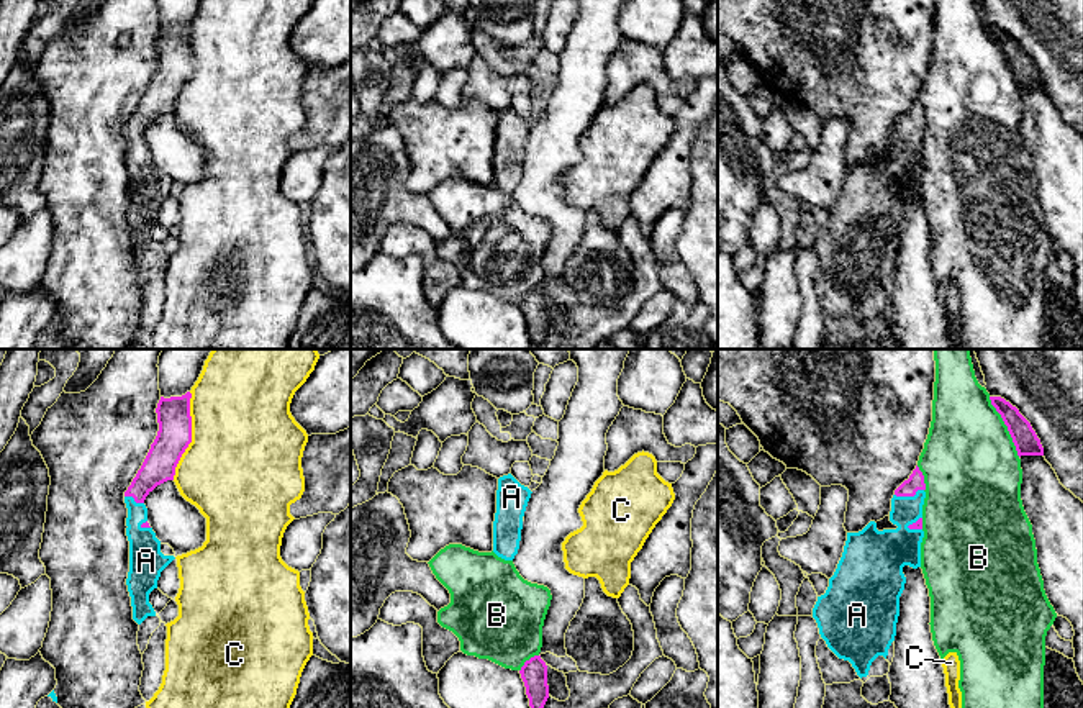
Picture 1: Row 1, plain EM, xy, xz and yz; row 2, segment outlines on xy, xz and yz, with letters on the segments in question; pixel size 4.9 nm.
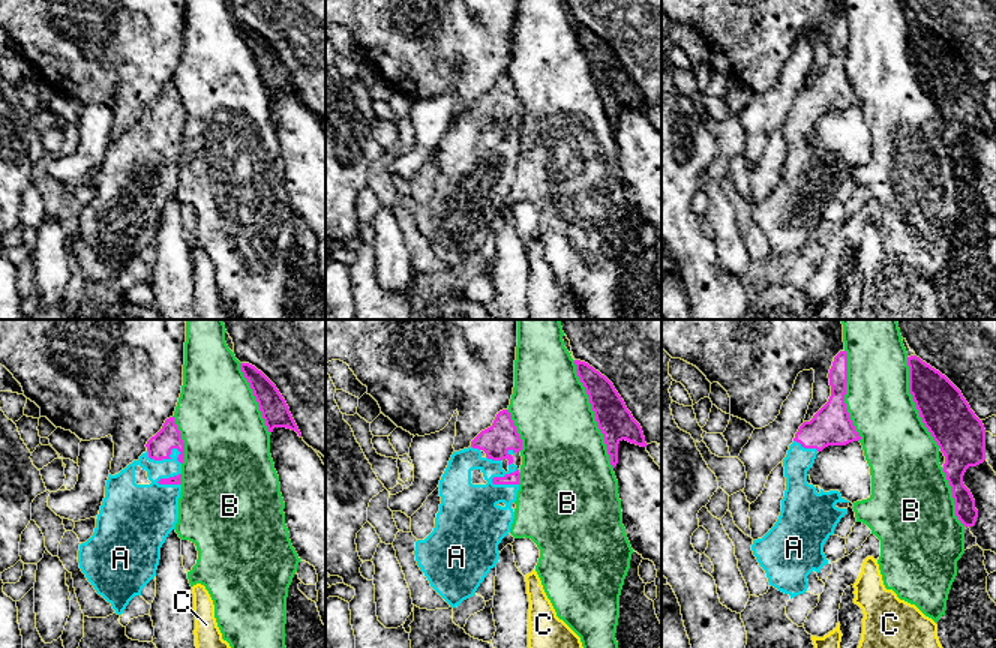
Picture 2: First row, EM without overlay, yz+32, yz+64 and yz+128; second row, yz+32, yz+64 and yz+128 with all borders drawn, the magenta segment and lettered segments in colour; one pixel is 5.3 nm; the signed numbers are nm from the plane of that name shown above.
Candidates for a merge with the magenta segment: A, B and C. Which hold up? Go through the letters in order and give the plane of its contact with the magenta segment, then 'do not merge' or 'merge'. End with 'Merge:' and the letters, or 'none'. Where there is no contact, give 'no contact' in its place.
A: yz | merge
B: yz | do not merge
C: xy | do not merge
Merge: A

